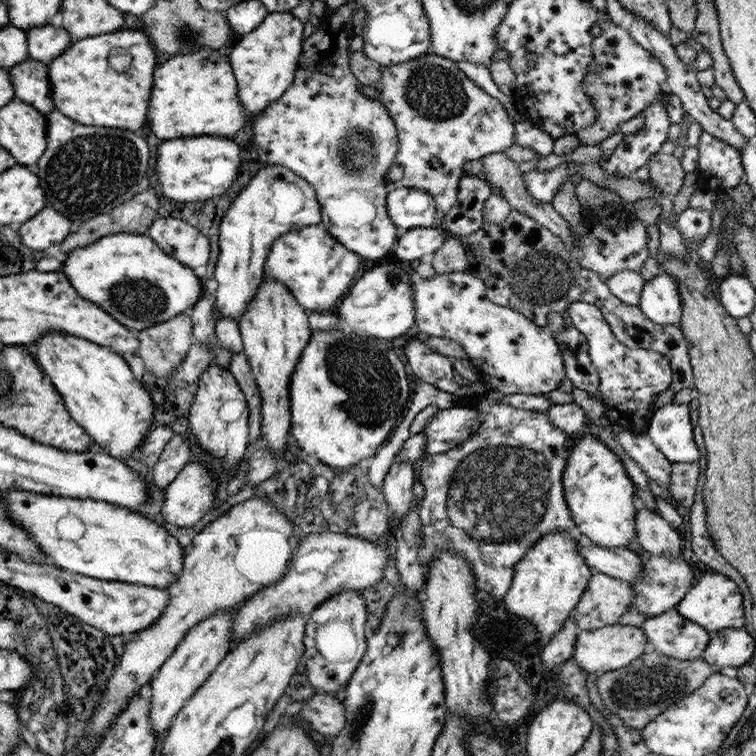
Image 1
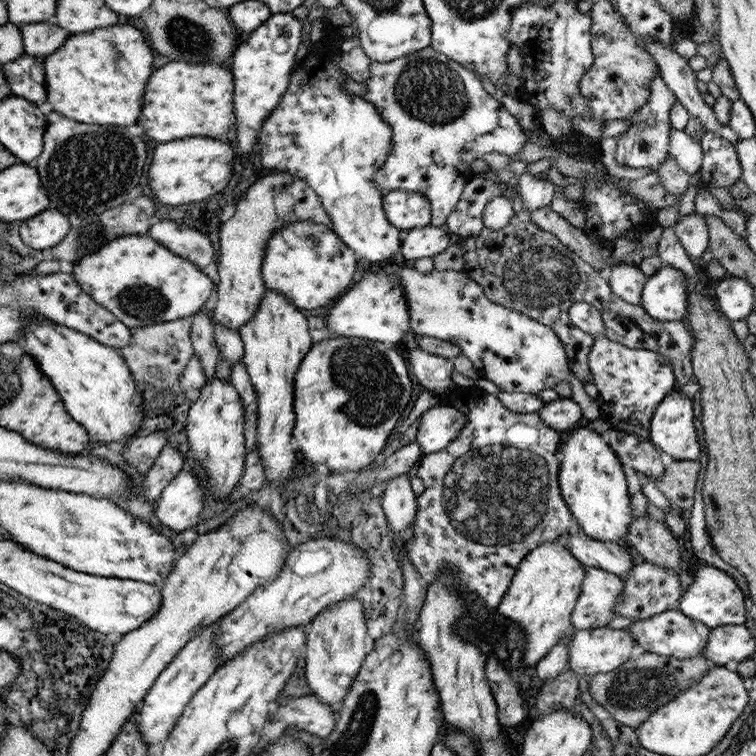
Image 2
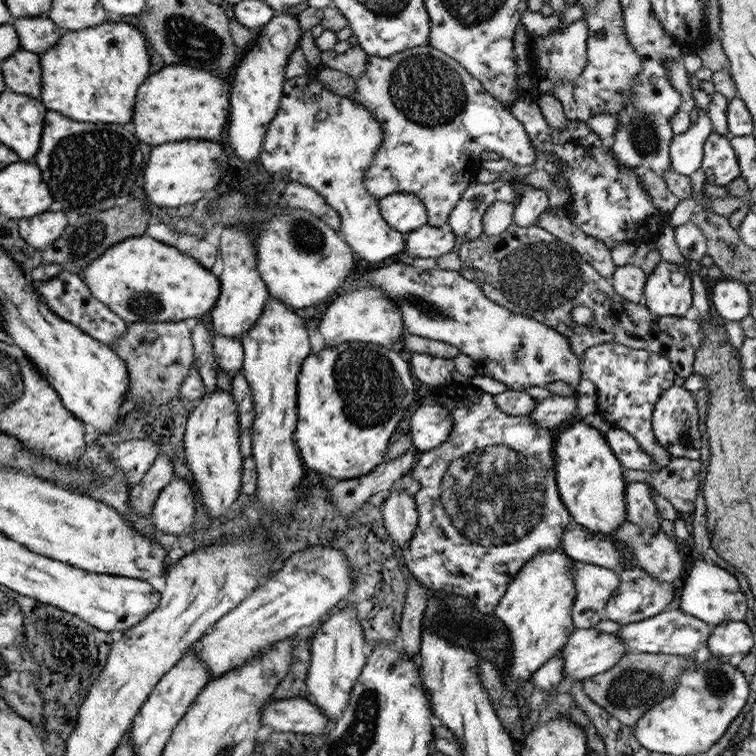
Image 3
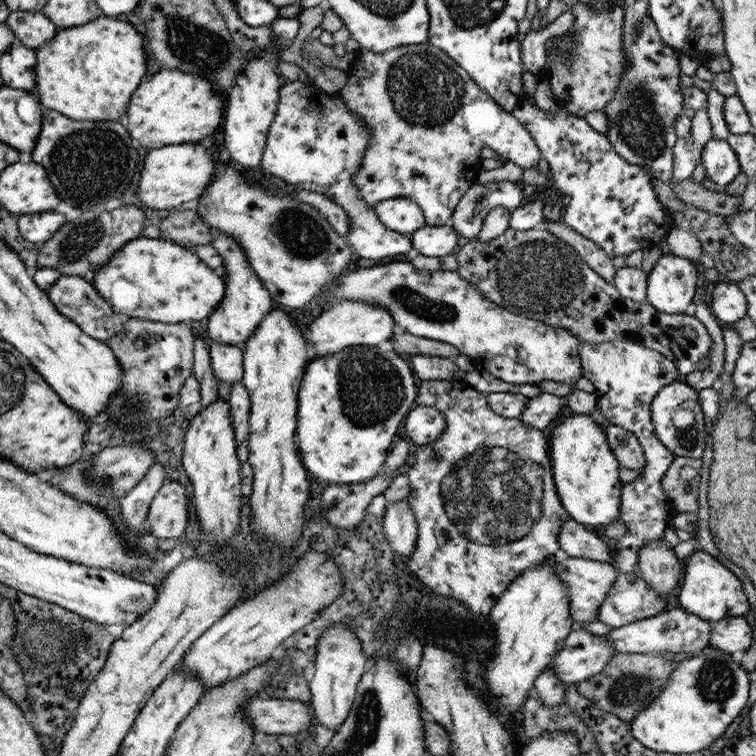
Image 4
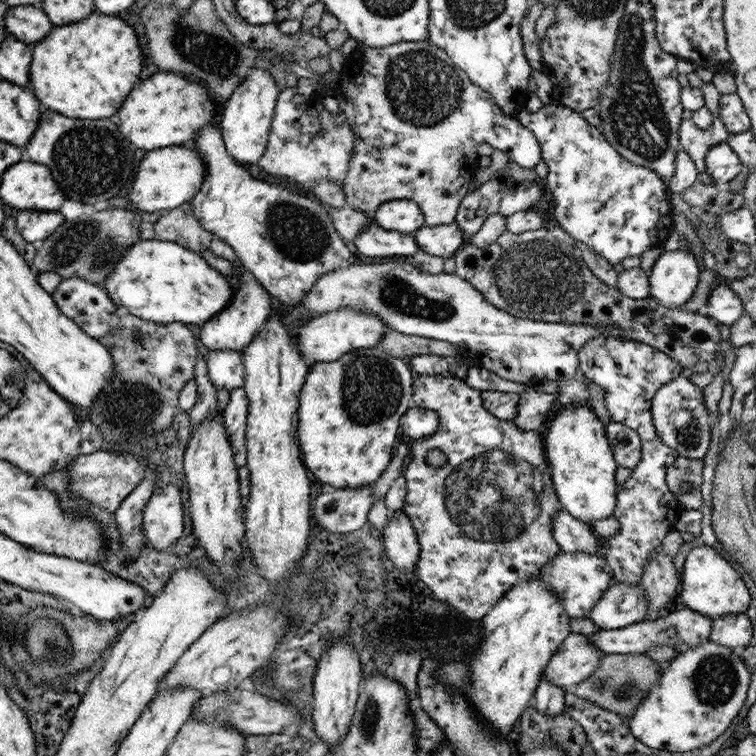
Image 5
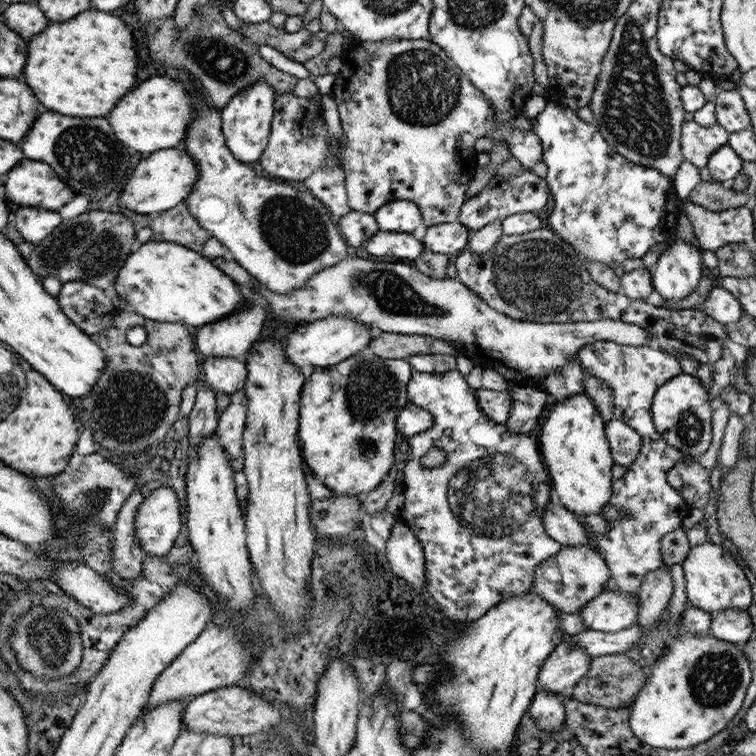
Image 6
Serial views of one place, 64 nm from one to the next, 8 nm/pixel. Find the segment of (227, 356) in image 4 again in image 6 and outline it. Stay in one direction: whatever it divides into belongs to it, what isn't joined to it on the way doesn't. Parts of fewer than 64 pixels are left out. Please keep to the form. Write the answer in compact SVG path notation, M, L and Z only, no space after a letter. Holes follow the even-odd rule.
M211 357L201 365L208 388L212 388L211 390L216 394L231 396L246 384L245 363L239 362L236 358Z

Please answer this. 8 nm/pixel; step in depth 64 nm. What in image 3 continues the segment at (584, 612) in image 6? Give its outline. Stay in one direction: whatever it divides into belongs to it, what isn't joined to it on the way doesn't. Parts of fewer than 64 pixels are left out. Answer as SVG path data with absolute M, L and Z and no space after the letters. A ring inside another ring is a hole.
M633 566L632 568L624 568L619 572L618 587L614 591L614 594L610 595L608 603L604 610L604 619L616 621L621 626L640 622L647 618L652 618L656 614L661 614L670 608L670 604L677 604L678 594L676 593L676 587L668 582L660 582L656 580L654 576L650 576L644 568Z

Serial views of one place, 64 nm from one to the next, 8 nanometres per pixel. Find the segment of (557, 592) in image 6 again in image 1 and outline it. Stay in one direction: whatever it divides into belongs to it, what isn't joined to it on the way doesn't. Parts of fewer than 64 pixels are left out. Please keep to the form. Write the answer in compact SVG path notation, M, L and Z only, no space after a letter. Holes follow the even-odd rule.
M592 570L588 585L571 613L579 631L616 625L632 603L634 592L624 580Z

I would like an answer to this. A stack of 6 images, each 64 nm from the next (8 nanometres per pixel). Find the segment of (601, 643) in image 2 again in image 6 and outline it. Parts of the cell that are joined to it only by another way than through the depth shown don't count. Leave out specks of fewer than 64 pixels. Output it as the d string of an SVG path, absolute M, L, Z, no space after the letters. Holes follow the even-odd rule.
M560 642L540 667L538 690L554 692L562 698L572 695L576 683L588 673L592 658L586 650Z

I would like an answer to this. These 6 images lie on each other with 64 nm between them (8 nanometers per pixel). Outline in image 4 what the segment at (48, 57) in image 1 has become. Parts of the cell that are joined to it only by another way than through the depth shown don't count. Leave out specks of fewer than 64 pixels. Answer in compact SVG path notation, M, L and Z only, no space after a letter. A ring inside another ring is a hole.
M14 11L6 24L15 33L18 43L37 49L56 38L58 28L42 11Z

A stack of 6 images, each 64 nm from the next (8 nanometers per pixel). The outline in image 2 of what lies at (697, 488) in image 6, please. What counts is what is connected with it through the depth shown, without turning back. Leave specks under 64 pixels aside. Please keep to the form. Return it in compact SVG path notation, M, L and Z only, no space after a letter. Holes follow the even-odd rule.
M674 460L666 466L663 476L651 478L656 482L656 488L672 504L673 508L679 511L690 510L696 494L696 484L700 478L702 466L698 460L681 461Z

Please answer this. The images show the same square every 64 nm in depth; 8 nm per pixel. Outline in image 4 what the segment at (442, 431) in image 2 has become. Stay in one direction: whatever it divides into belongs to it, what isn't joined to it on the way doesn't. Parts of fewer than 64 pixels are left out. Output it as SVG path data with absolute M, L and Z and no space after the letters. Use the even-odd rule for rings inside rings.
M418 405L408 413L404 428L406 436L416 445L426 445L442 435L446 428L446 419L439 409Z

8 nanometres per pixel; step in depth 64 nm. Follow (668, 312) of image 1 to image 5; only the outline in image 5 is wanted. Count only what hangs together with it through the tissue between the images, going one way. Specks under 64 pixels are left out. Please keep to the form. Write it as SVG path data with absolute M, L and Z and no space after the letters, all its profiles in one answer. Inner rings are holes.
M665 250L649 273L650 296L666 308L681 308L692 298L699 278L700 266L692 251Z

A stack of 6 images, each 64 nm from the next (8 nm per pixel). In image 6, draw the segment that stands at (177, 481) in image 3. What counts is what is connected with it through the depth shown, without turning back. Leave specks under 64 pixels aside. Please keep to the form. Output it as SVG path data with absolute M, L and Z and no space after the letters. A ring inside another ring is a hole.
M170 487L149 489L136 511L136 538L149 556L166 556L180 533L178 494Z

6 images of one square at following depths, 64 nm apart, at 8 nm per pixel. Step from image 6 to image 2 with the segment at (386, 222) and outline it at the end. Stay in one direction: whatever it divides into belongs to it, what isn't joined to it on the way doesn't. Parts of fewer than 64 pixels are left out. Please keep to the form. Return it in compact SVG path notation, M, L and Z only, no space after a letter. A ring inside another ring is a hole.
M392 190L384 195L382 208L388 222L403 233L431 224L430 203L426 196L418 192Z

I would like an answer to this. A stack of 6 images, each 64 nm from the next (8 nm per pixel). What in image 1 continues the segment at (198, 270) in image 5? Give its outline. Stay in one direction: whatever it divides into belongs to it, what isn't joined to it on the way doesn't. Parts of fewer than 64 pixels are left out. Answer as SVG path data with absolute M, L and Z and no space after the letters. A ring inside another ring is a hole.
M115 232L104 236L98 242L78 248L68 255L62 272L75 285L80 296L95 302L104 311L111 313L120 324L127 325L128 329L135 332L155 327L179 314L189 312L196 300L200 300L202 293L199 271L182 264L171 253L164 252L148 235Z

